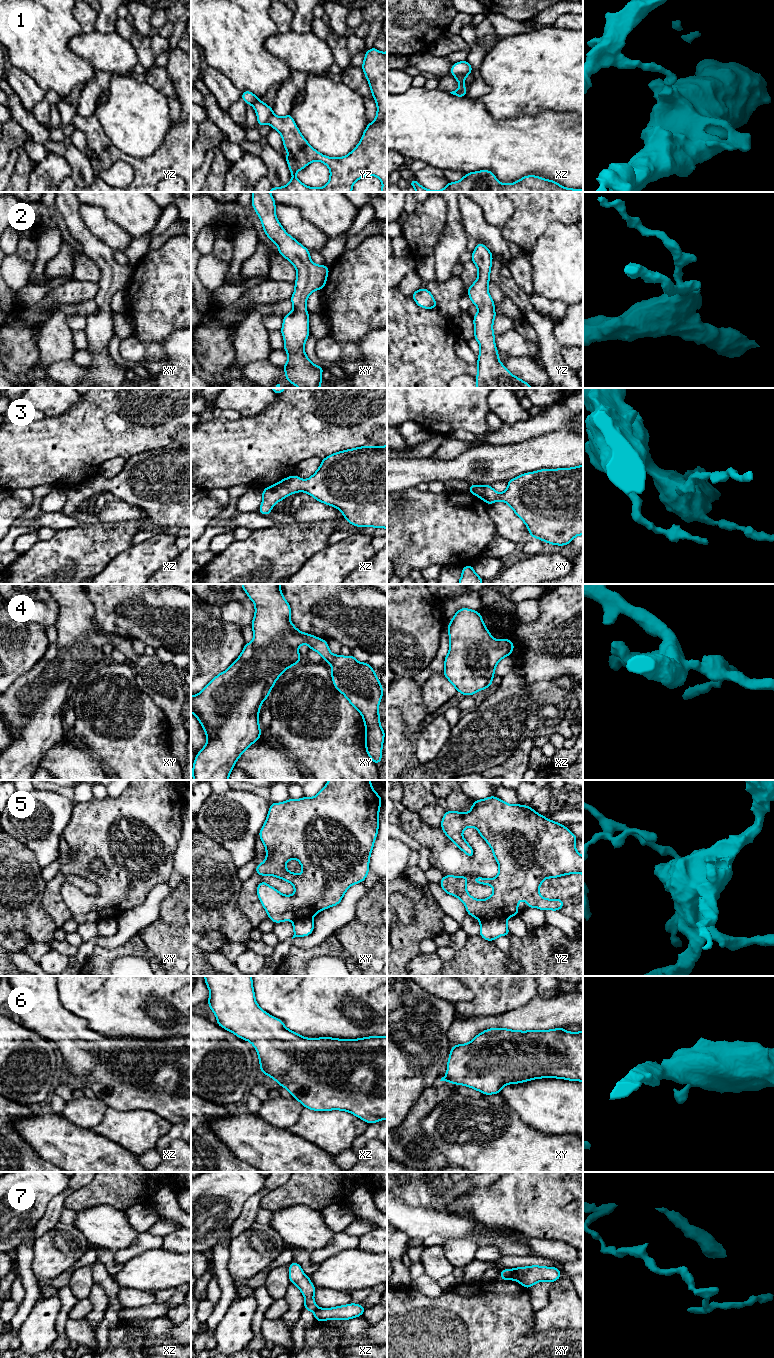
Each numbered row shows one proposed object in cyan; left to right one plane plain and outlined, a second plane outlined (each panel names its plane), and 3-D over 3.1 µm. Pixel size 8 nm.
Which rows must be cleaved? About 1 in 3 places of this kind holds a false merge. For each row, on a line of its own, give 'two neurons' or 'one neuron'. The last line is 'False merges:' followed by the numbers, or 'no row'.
1: two neurons
2: one neuron
3: one neuron
4: one neuron
5: two neurons
6: one neuron
7: two neurons
False merges: 1, 5, 7

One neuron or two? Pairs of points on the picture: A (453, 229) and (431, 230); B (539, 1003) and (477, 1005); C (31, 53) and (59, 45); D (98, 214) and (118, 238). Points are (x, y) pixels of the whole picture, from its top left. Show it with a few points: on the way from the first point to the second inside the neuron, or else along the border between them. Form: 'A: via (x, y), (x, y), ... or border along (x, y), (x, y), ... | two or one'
A: border along (447, 206), (447, 222), (435, 245), (434, 251) | two
B: border along (535, 994), (520, 1007), (504, 1012) | two
C: via (38, 46), (52, 45) | one
D: via (100, 220), (112, 232) | one

